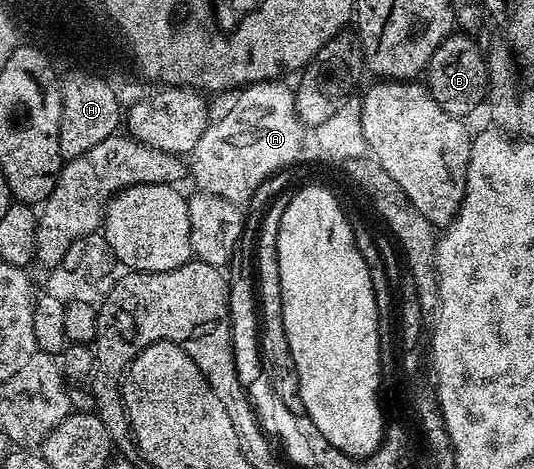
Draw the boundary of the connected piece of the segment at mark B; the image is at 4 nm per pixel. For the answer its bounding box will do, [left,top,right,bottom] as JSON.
[423,32,488,120]

